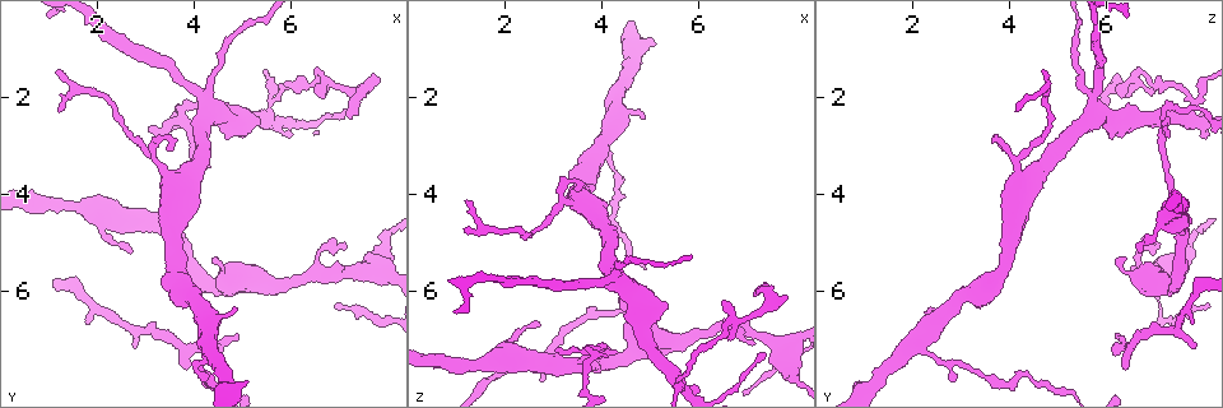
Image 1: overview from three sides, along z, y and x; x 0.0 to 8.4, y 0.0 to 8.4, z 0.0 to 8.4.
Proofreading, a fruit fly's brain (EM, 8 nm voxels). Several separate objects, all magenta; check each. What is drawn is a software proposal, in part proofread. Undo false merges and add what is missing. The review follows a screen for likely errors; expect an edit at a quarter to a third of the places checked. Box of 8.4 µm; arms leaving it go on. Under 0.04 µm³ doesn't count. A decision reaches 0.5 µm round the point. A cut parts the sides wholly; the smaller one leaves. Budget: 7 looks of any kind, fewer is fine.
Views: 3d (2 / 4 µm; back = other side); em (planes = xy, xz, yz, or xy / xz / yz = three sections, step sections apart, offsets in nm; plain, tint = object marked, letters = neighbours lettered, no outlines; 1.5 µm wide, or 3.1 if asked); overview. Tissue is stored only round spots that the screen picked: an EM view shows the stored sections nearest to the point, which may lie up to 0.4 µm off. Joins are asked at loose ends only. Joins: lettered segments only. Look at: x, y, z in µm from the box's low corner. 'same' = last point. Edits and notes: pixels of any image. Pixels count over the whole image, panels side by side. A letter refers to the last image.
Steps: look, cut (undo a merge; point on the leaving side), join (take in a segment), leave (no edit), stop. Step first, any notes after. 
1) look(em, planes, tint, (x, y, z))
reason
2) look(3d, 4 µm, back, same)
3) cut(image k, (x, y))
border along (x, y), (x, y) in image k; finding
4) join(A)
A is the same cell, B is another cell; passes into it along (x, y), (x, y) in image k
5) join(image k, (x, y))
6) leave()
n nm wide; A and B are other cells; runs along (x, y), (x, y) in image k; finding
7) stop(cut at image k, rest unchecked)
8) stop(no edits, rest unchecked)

look(3d, 4 µm, back, (7.80, 1.65, 6.05))
free end

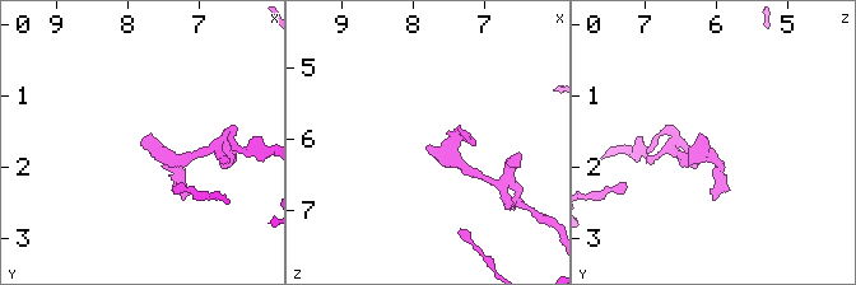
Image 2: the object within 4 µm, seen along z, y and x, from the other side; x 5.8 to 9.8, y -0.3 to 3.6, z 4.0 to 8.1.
look(em, planes, tint, (7.85, 1.65, 6.10))

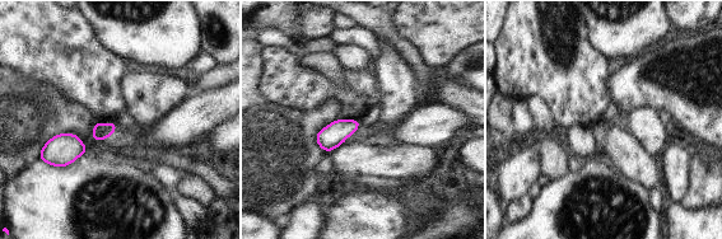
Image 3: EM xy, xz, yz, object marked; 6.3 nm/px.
look(em, planes, letters, same)

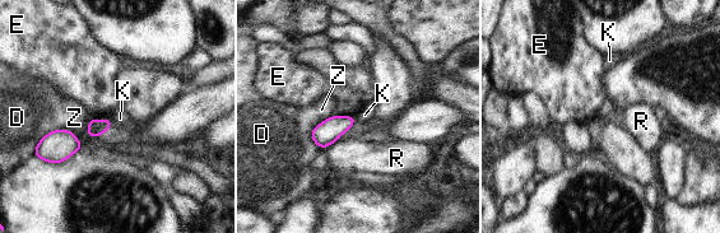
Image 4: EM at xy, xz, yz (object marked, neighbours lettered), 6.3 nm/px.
leave()
D, E, K, R and Z are other cells; border along (354, 116), (356, 122) in image 4; no lettered segment goes on from it

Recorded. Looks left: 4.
look(em, xy, step 4, tint, (2.70, 5.20, 6.65))
an open end

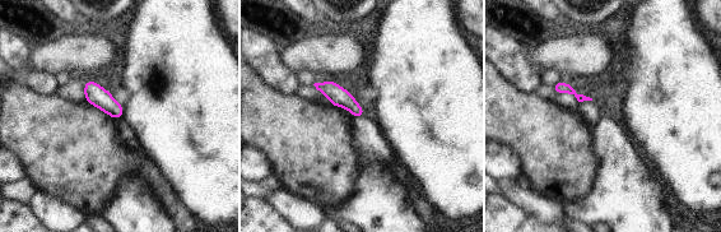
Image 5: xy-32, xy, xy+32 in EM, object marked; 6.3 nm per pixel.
look(em, planes, letters, same)
cut it another way

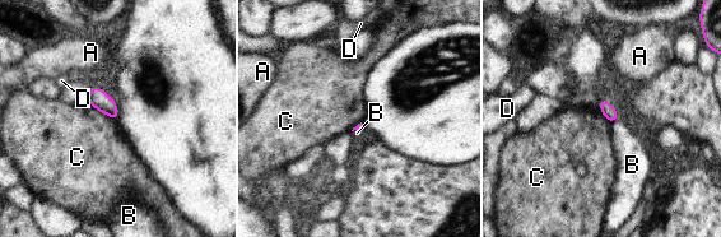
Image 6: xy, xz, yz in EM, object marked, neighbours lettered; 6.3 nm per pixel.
leave()
A, B, C and D are other cells; border along (88, 103), (116, 121) in image 6; no lettered segment goes on from it

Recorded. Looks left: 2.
look(em, planes, letters, (2.80, 7.15, 7.80))
tapers out

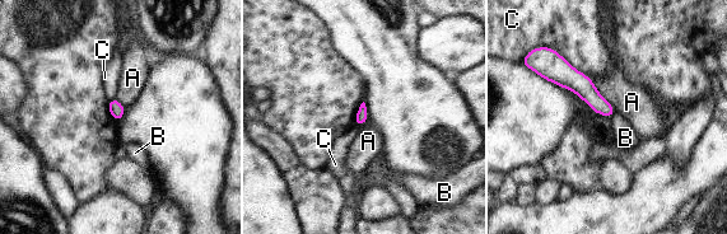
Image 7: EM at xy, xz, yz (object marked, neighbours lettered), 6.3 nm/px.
leave()
C touches over 300 nm; A, B and C are other cells; runs along (550, 68), (576, 80), (609, 113) in image 7; no lettered segment goes on from it

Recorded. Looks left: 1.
stop(no edits, rest unchecked)

